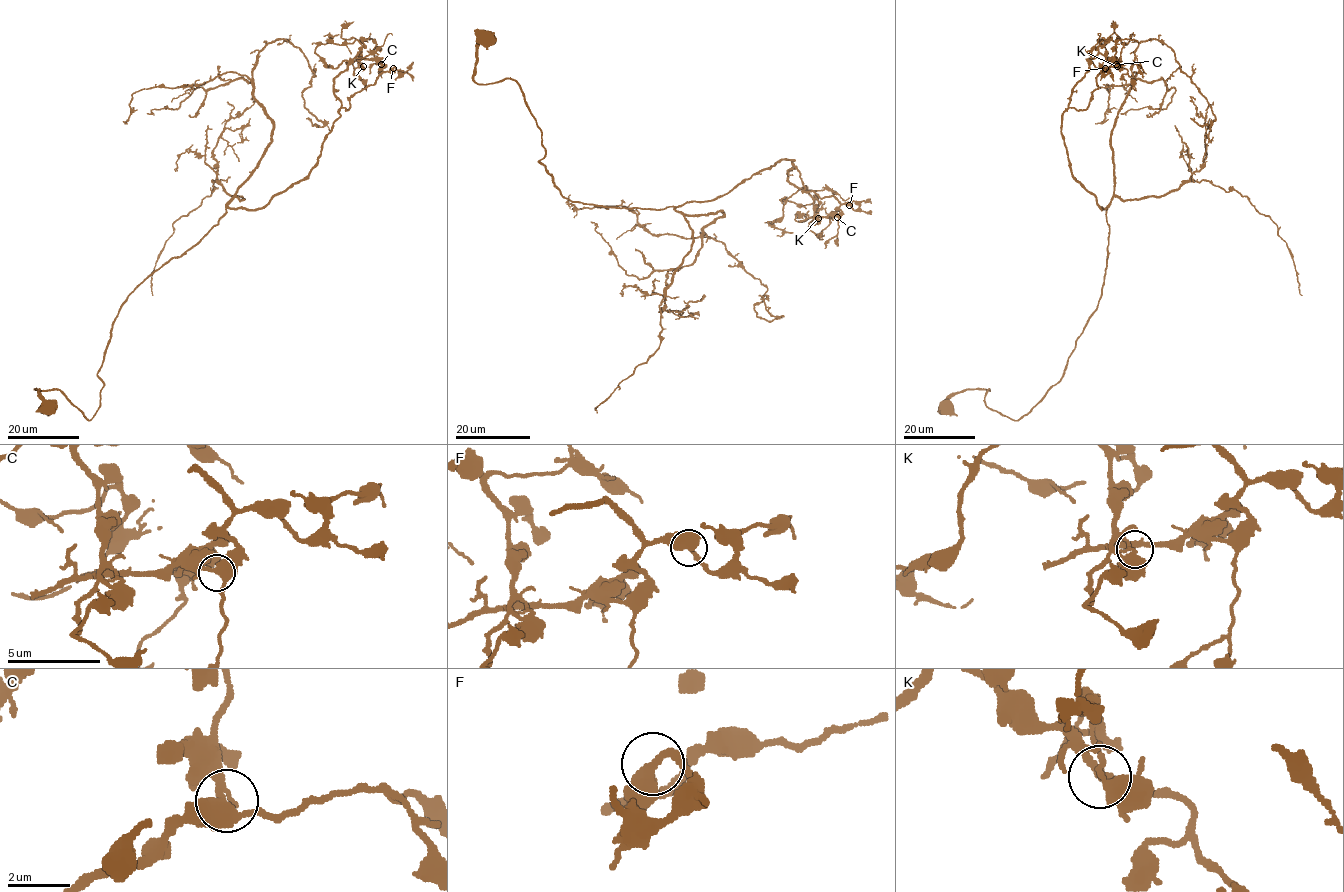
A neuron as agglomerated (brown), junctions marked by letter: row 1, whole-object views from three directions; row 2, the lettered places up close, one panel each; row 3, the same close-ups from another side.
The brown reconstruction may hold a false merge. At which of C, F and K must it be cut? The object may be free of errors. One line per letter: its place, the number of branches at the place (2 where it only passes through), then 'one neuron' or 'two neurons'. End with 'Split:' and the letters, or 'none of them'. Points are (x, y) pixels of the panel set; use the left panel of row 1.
C: place (381, 64); branches 3; one neuron
F: place (393, 68); branches 2; one neuron
K: place (363, 66); branches 2; two neurons
Split: K

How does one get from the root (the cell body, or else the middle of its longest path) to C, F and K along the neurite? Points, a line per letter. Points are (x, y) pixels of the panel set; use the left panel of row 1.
C: (49, 405), (36, 389), (94, 415), (126, 299), (227, 208), (261, 208), (303, 179), (381, 64)
F: (49, 405), (36, 389), (90, 420), (126, 299), (227, 208), (261, 208), (303, 179), (339, 110), (392, 68)
K: (49, 405), (36, 389), (94, 415), (122, 303), (227, 208), (303, 179), (340, 116), (333, 79), (363, 67)

